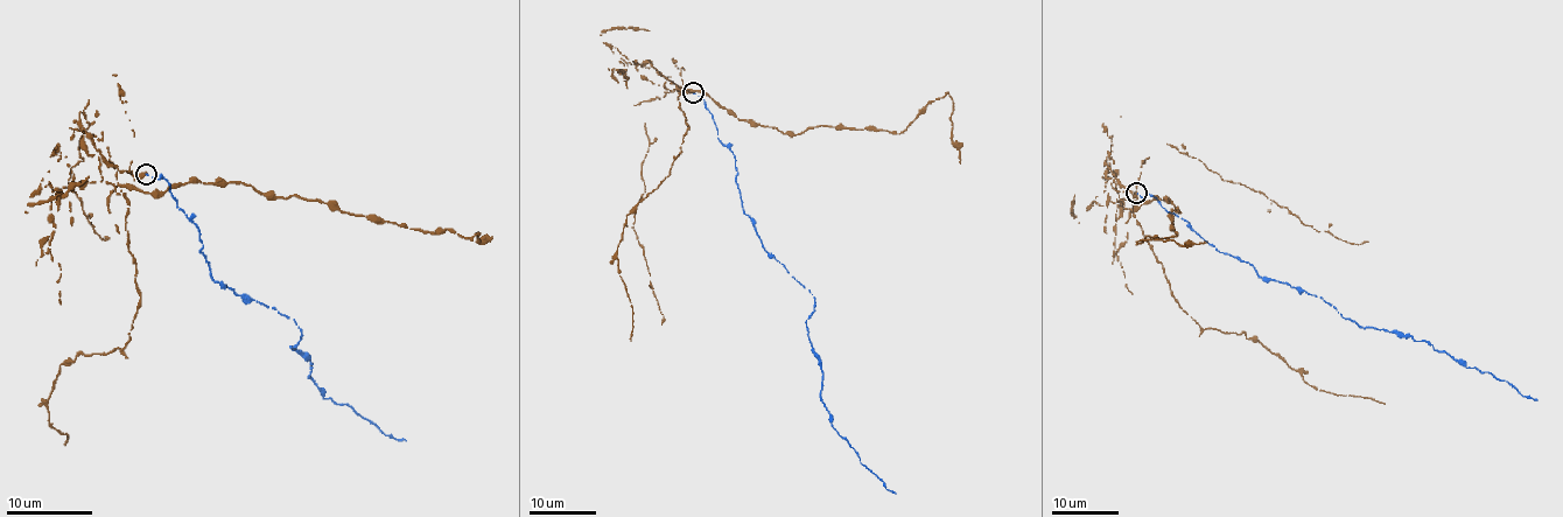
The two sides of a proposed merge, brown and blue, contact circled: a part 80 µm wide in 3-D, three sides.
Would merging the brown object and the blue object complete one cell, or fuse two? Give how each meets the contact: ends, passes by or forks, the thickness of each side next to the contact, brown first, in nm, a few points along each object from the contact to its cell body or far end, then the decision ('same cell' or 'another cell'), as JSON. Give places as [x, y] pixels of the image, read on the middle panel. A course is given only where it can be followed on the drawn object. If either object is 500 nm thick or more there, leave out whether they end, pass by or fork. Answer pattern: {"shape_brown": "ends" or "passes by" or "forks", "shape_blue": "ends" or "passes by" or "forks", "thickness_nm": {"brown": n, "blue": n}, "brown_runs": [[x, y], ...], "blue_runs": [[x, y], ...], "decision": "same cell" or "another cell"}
{"shape_brown": "ends", "shape_blue": "ends", "thickness_nm": {"brown": 360, "blue": 110}, "brown_runs": [[693, 92], [674, 90], [689, 127], [681, 152], [661, 184], [626, 216], [616, 254], [632, 308], [631, 341]], "blue_runs": [[693, 93], [735, 155], [743, 211], [756, 235], [815, 300], [808, 340], [832, 427], [895, 494]], "decision": "another cell"}

